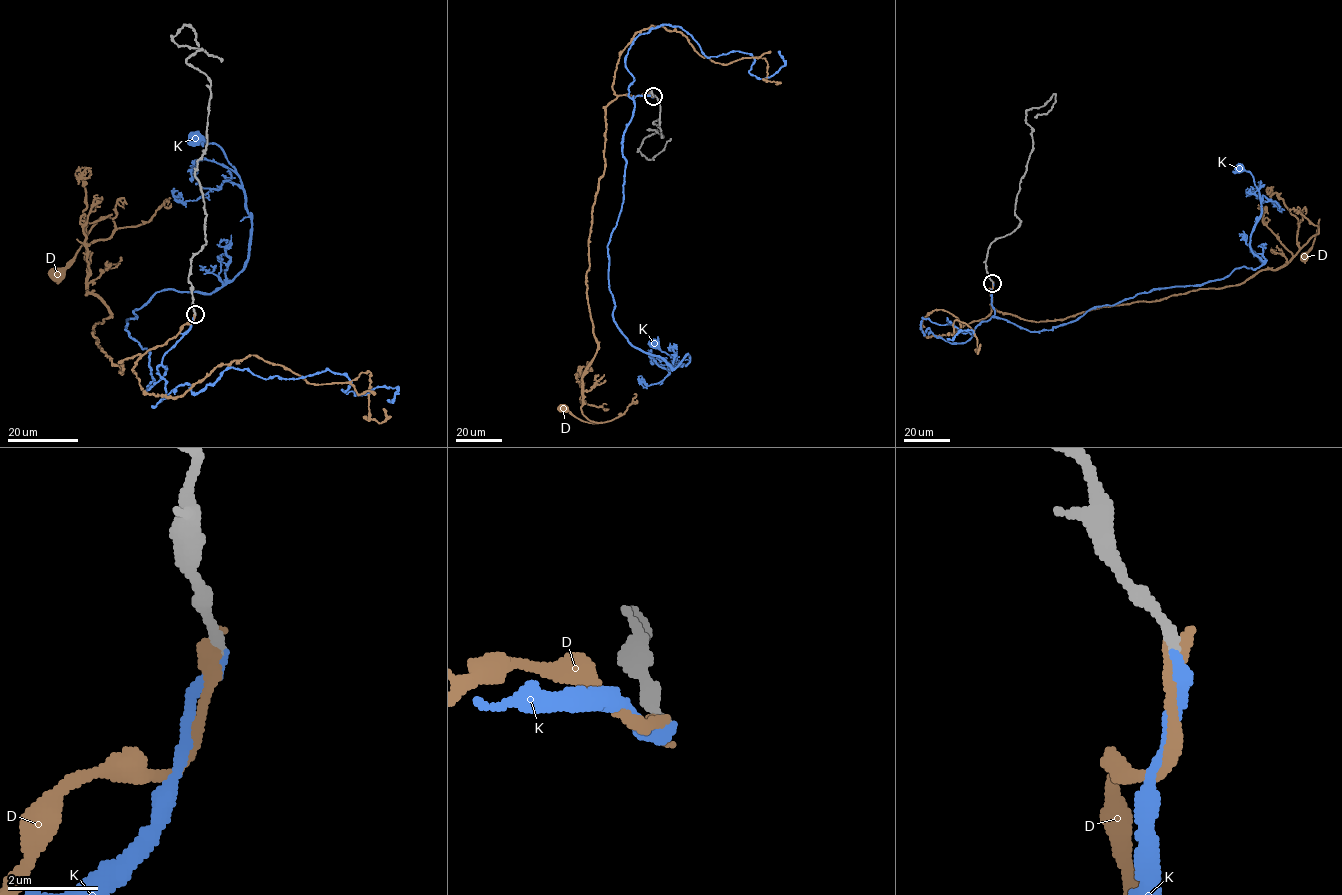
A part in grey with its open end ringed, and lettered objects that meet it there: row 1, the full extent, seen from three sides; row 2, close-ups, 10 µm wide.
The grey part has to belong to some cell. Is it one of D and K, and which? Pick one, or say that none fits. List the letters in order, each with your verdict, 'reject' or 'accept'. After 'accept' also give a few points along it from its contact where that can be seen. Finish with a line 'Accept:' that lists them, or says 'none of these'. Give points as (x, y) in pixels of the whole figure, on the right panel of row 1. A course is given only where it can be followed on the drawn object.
D: reject
K: accept; it runs (993, 283), (994, 316), (1036, 331), (1153, 289), (1258, 268), (1250, 235), (1259, 192), (1240, 168)
Accept: K

